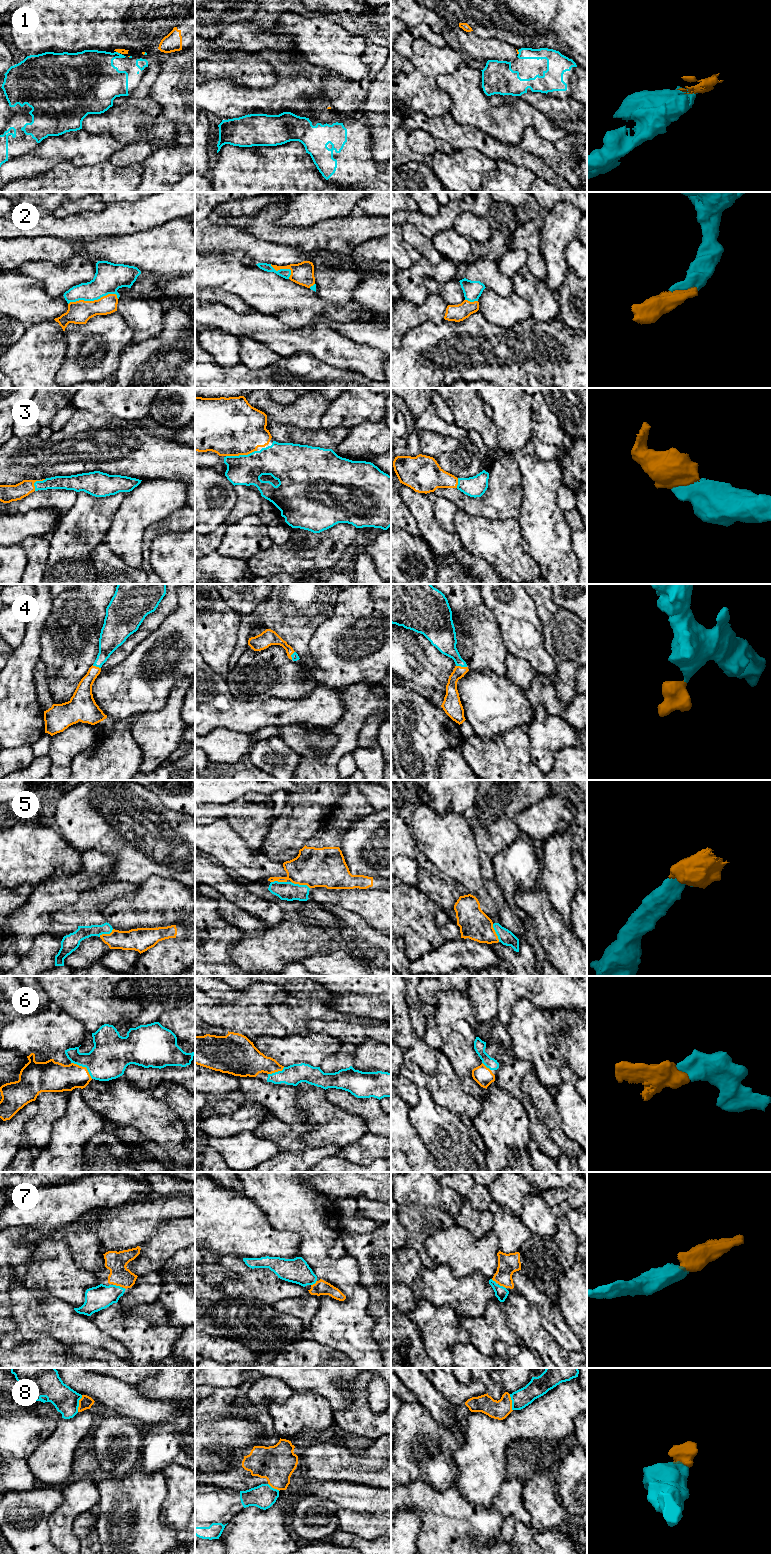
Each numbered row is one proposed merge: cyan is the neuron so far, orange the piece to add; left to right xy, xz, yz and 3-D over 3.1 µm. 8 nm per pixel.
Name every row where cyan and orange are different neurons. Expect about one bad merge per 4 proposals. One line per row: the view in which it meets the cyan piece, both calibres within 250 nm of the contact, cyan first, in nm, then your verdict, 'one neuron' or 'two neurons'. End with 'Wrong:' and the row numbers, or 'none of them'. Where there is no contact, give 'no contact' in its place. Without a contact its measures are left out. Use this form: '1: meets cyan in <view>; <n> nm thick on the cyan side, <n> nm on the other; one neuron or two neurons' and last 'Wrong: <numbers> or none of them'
1: meets cyan in yz; 240 nm thick on the cyan side, 20 nm on the other; two neurons
2: meets cyan in xy; 240 nm thick on the cyan side, 190 nm on the other; one neuron
3: meets cyan in xz; 240 nm thick on the cyan side, 460 nm on the other; one neuron
4: meets cyan in yz; 180 nm thick on the cyan side, 110 nm on the other; one neuron
5: meets cyan in xz; 150 nm thick on the cyan side, 320 nm on the other; one neuron
6: meets cyan in xy; 320 nm thick on the cyan side, 240 nm on the other; one neuron
7: meets cyan in xy; 190 nm thick on the cyan side, 170 nm on the other; one neuron
8: meets cyan in xy; 200 nm thick on the cyan side, 100 nm on the other; two neurons
Wrong: 1, 8

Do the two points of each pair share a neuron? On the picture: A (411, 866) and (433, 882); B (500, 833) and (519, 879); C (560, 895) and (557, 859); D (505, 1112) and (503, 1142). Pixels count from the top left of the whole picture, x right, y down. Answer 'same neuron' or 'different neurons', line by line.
A: different neurons
B: different neurons
C: same neuron
D: same neuron

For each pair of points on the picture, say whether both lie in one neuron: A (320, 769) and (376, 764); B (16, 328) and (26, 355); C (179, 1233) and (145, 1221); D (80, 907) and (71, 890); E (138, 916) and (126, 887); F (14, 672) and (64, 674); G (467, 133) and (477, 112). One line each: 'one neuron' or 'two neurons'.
A: two neurons
B: two neurons
C: two neurons
D: two neurons
E: two neurons
F: two neurons
G: two neurons

